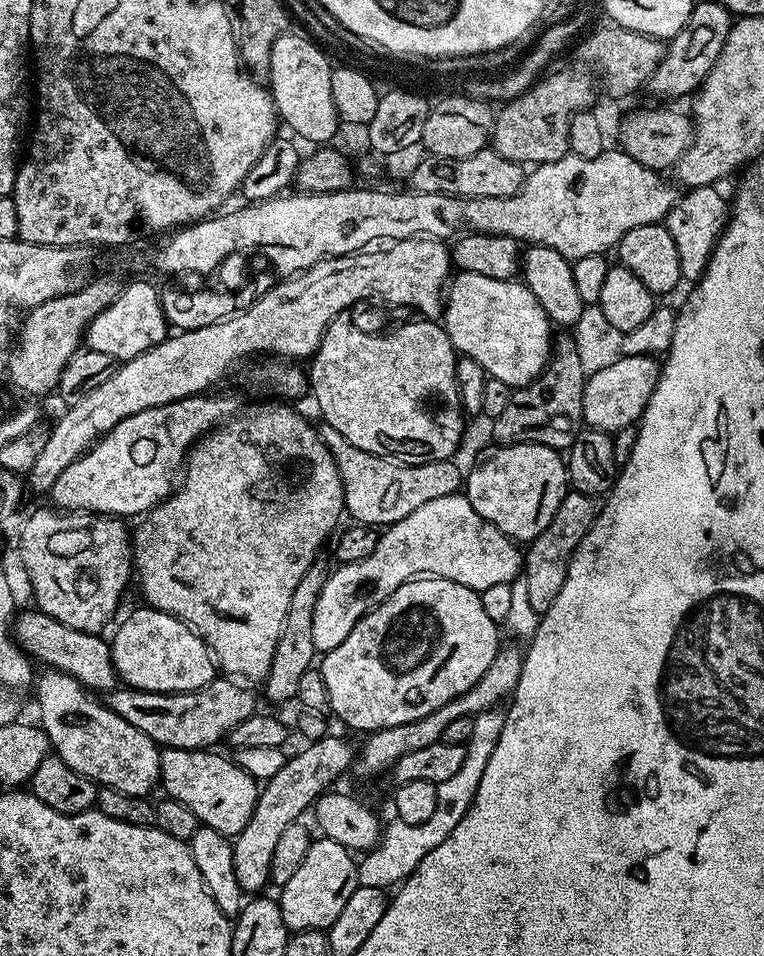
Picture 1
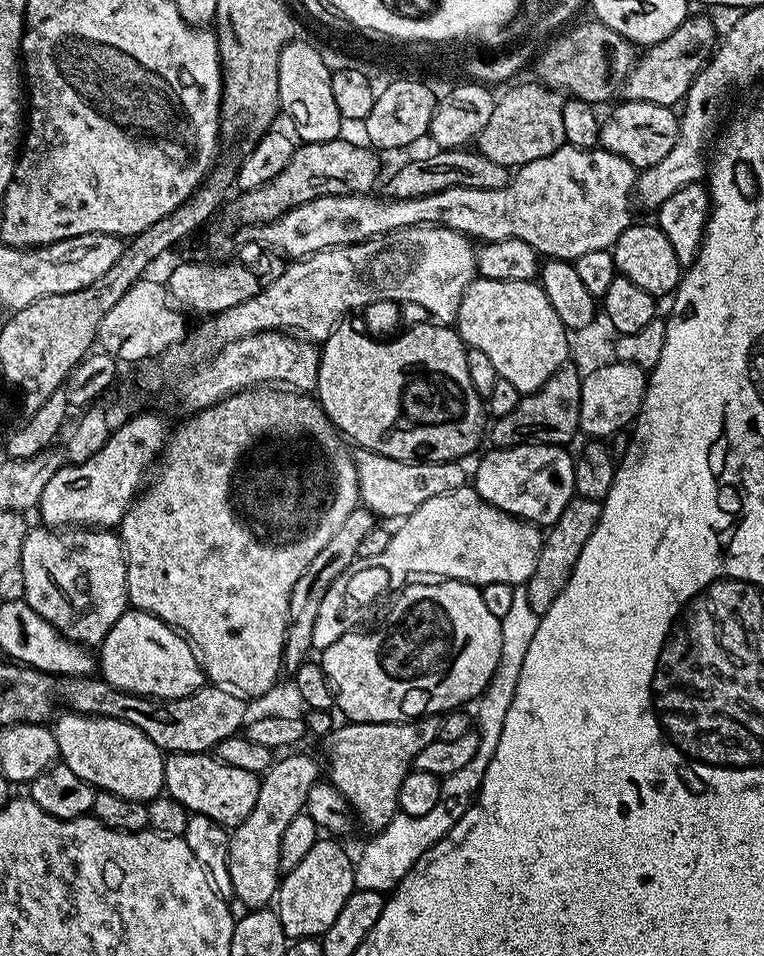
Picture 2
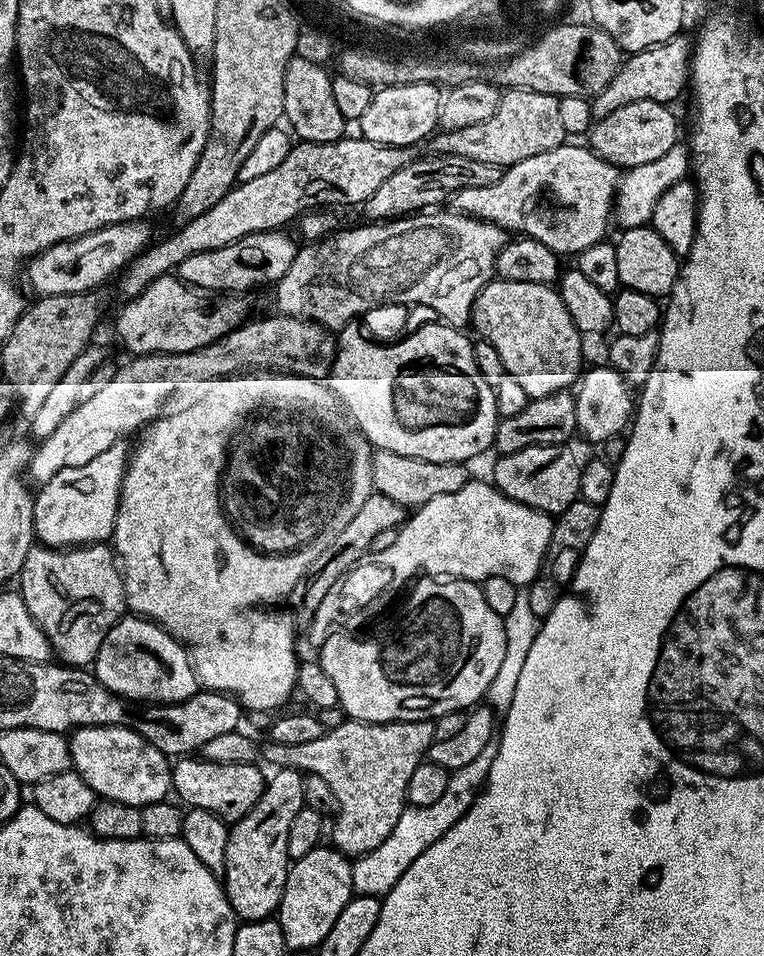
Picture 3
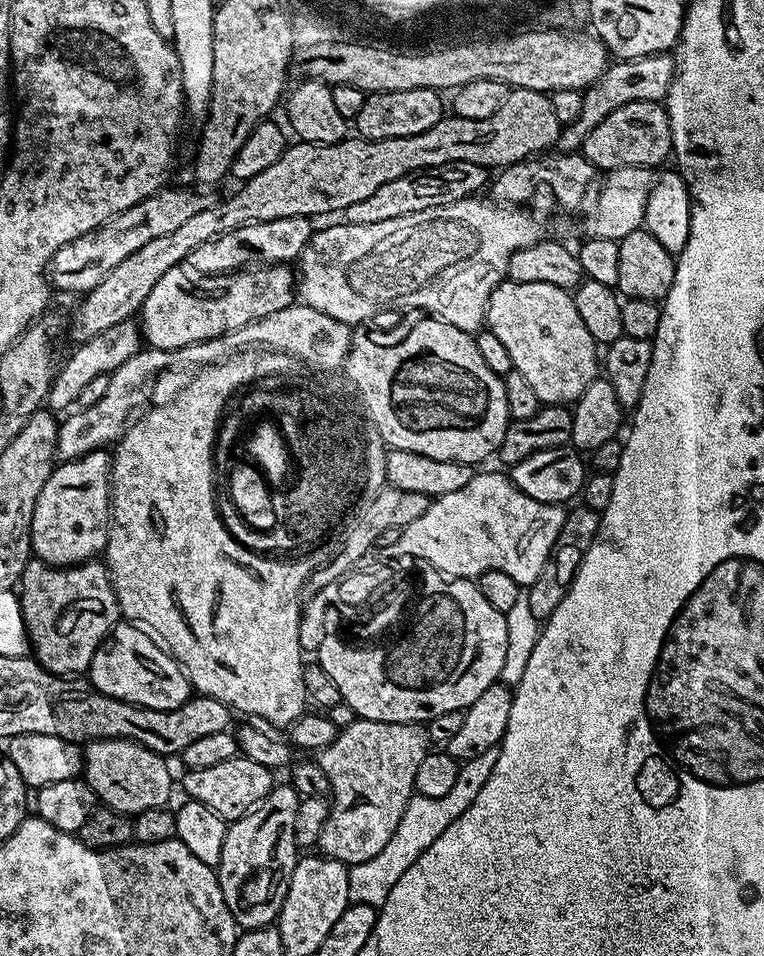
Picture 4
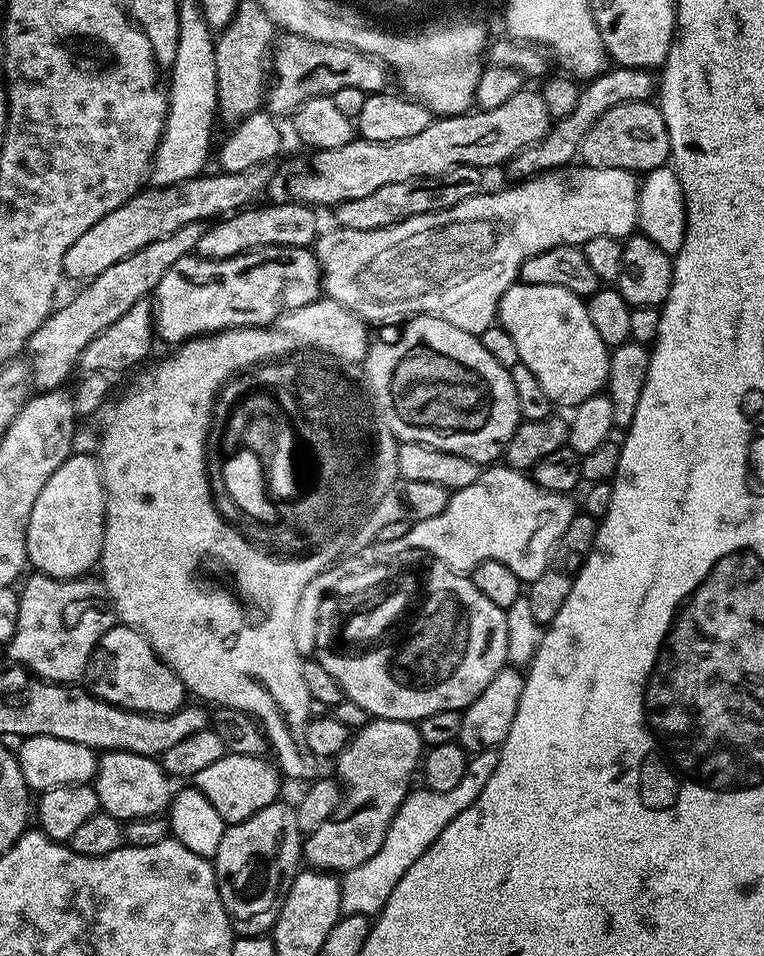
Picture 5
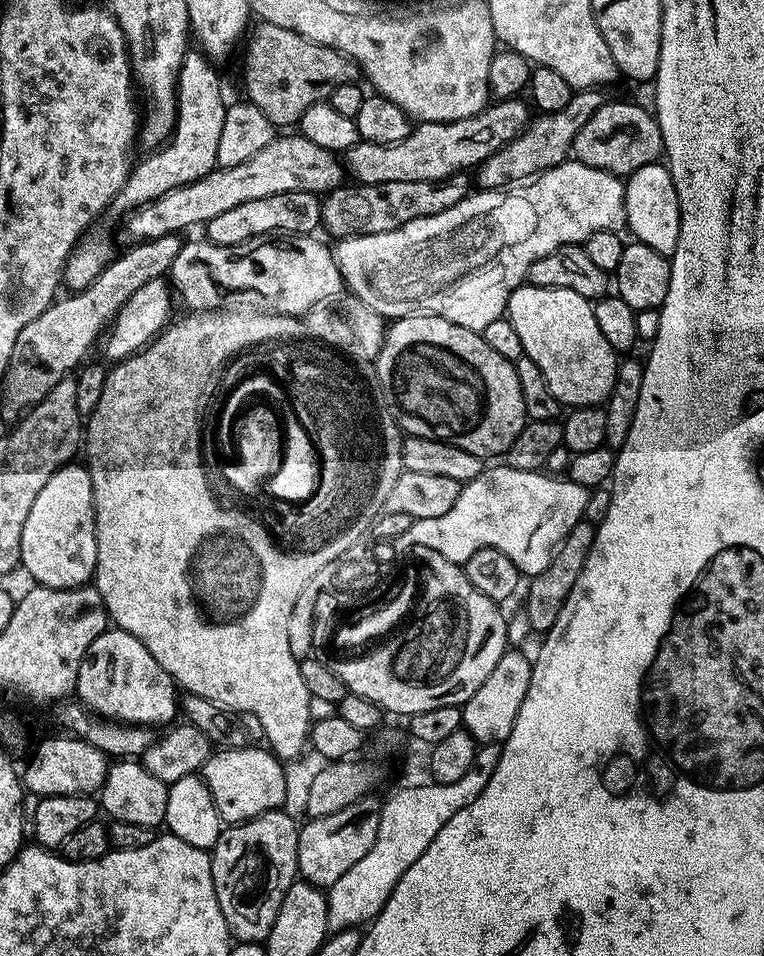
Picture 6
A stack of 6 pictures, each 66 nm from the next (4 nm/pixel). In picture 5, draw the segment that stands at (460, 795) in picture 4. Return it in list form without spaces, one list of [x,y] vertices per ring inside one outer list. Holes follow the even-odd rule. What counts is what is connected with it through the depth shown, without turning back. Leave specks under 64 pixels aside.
[[[499,751],[477,752],[469,759],[466,774],[462,774],[462,782],[458,782],[458,786],[441,792],[431,792],[423,786],[409,791],[402,806],[398,806],[398,814],[394,814],[386,830],[386,838],[378,854],[362,862],[362,866],[343,873],[340,881],[341,913],[346,916],[369,918],[380,913],[386,906],[390,894],[394,894],[394,886],[398,886],[402,874],[406,874],[406,870],[410,870],[410,866],[414,866],[414,862],[418,862],[418,858],[422,858],[425,850],[435,842],[438,834],[442,834],[442,830],[446,830],[446,826],[450,826],[450,822],[454,822],[454,818],[458,818],[462,810],[474,803],[478,794],[482,794],[482,786],[490,782],[490,774],[494,774],[499,761]]]

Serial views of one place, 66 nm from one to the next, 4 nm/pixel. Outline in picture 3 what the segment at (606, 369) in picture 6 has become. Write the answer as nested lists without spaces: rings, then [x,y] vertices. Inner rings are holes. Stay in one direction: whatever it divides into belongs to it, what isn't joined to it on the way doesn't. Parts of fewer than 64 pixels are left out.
[[[494,278],[478,294],[471,323],[477,324],[479,335],[498,350],[505,373],[518,378],[529,398],[537,400],[563,392],[579,381],[585,367],[582,333],[574,326],[574,318],[570,318],[570,310],[566,310],[555,287]]]

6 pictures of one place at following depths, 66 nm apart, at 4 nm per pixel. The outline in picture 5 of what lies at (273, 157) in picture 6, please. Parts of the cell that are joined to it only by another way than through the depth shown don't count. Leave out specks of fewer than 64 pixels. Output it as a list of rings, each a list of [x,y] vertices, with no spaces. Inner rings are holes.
[[[260,164],[257,168],[241,172],[216,170],[213,176],[201,174],[165,188],[149,187],[147,190],[137,192],[122,206],[118,206],[118,210],[110,210],[110,214],[106,214],[98,222],[94,222],[94,226],[90,226],[90,230],[86,230],[86,234],[82,234],[82,238],[78,238],[78,242],[74,242],[74,246],[70,246],[70,250],[66,250],[63,275],[67,279],[69,276],[72,280],[87,282],[98,274],[102,274],[102,270],[114,266],[114,262],[122,262],[122,258],[134,254],[134,250],[142,250],[142,246],[150,246],[150,242],[158,242],[158,238],[166,238],[166,234],[174,234],[174,230],[182,230],[182,226],[212,222],[217,218],[223,218],[253,205],[261,199],[261,197],[259,198],[260,191],[272,180],[270,169],[268,164]]]

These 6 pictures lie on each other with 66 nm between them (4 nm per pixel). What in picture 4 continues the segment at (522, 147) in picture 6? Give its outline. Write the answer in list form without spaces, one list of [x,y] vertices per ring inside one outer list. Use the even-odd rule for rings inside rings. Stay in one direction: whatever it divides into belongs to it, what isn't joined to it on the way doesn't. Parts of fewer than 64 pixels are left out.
[[[671,55],[643,56],[633,60],[616,60],[609,63],[597,84],[583,93],[582,112],[572,124],[563,125],[560,129],[558,148],[564,154],[576,154],[583,149],[586,134],[602,122],[602,118],[610,118],[618,106],[626,106],[626,102],[654,102],[667,101],[668,91],[672,79],[676,76],[676,62]]]

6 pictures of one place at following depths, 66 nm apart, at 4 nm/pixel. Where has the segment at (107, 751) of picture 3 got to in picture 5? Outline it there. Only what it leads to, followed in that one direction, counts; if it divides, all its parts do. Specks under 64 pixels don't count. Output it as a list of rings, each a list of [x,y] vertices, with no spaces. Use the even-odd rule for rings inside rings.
[[[122,750],[99,753],[96,761],[94,787],[100,799],[101,809],[115,820],[127,822],[134,818],[159,816],[172,803],[173,781],[159,759],[142,754],[130,754]]]

